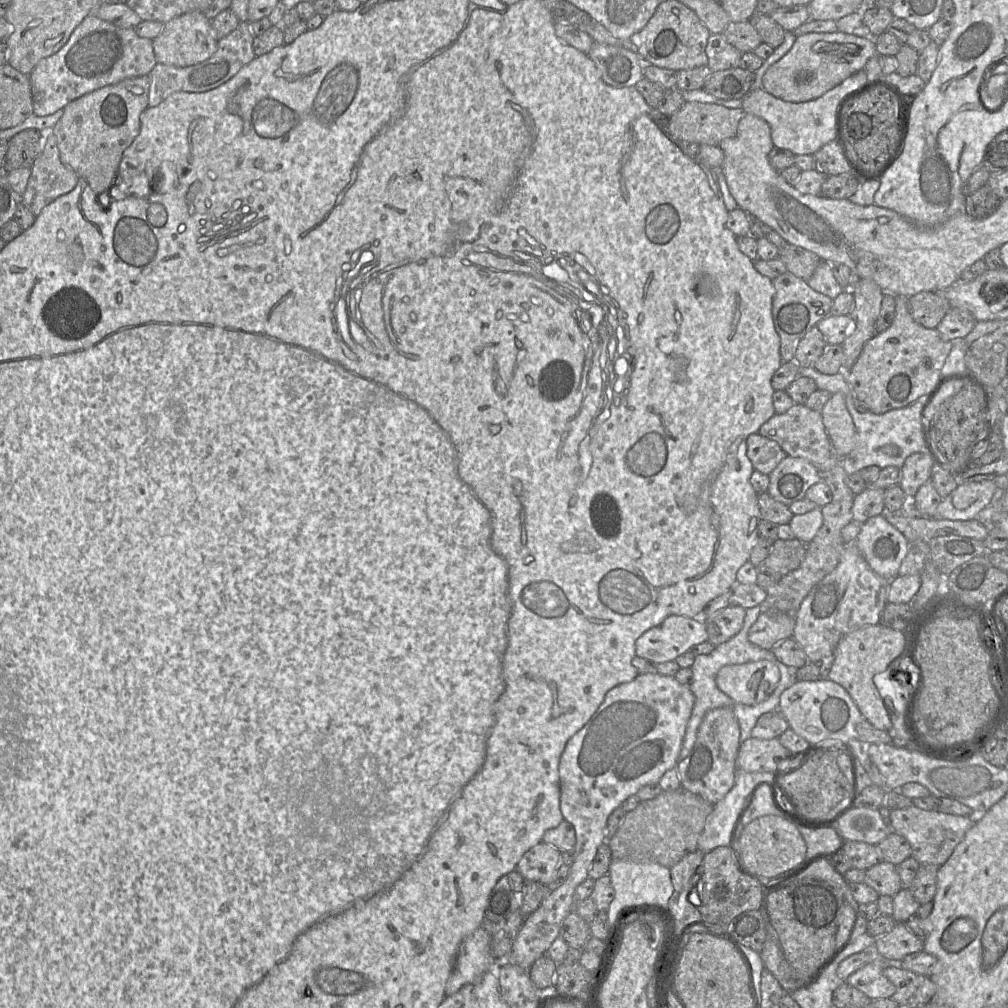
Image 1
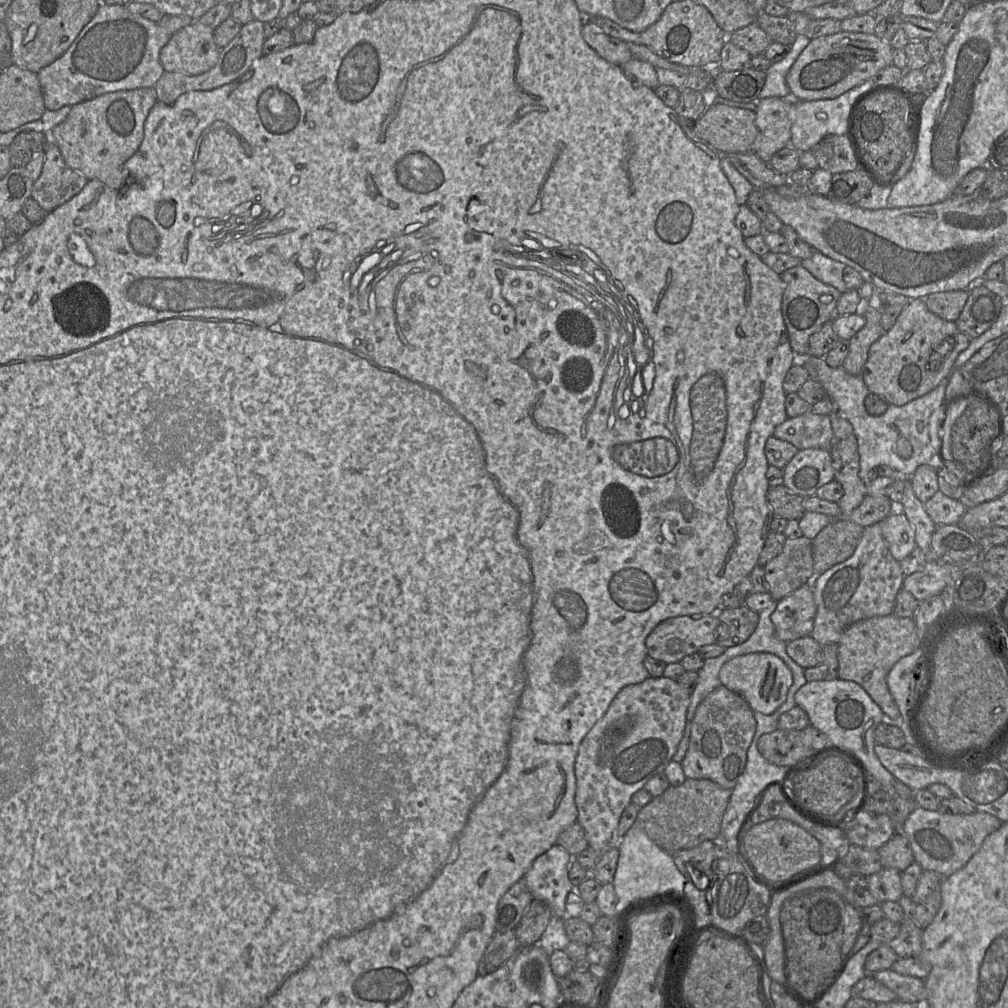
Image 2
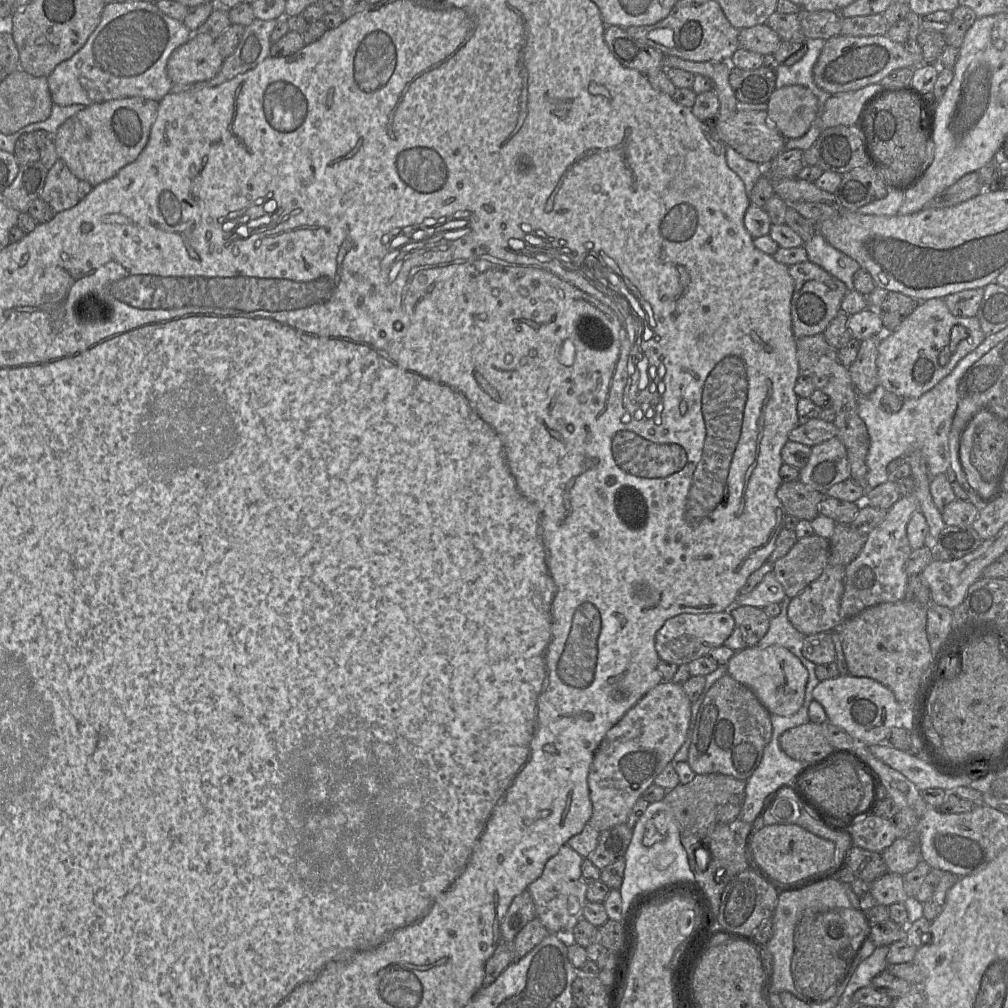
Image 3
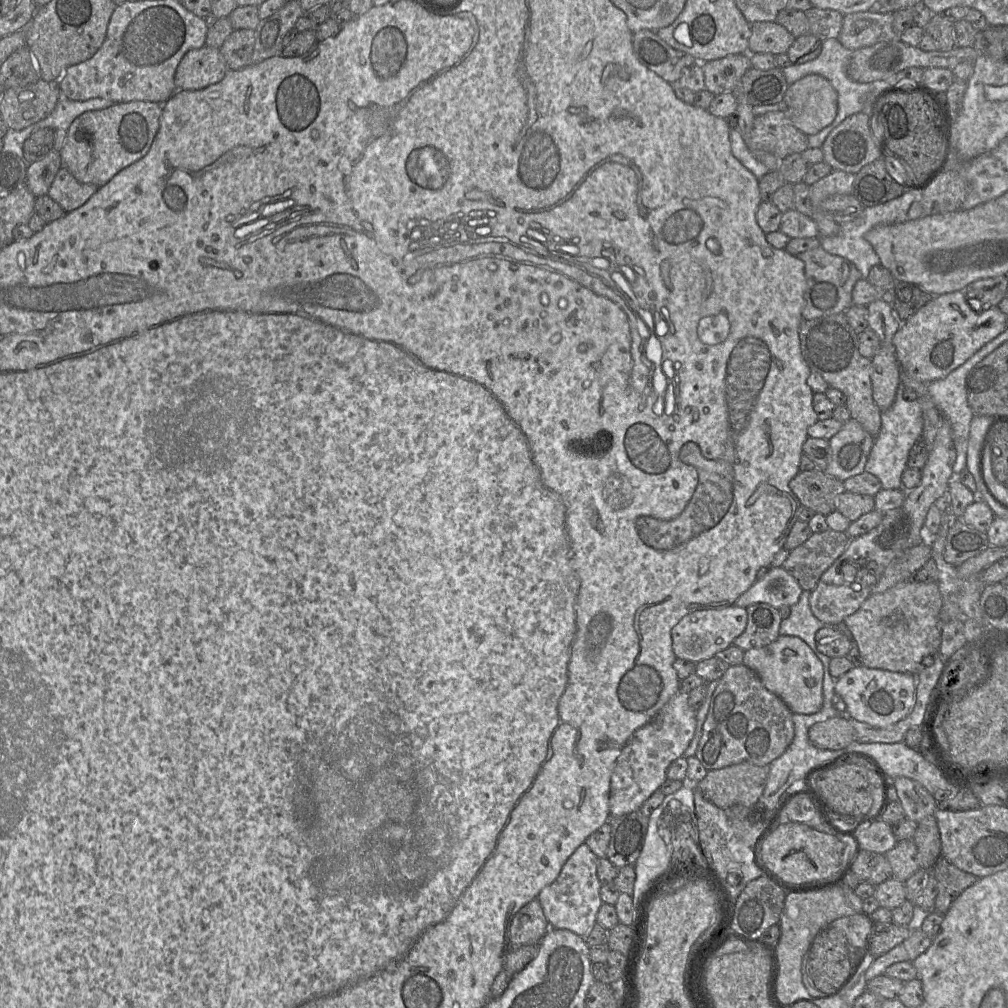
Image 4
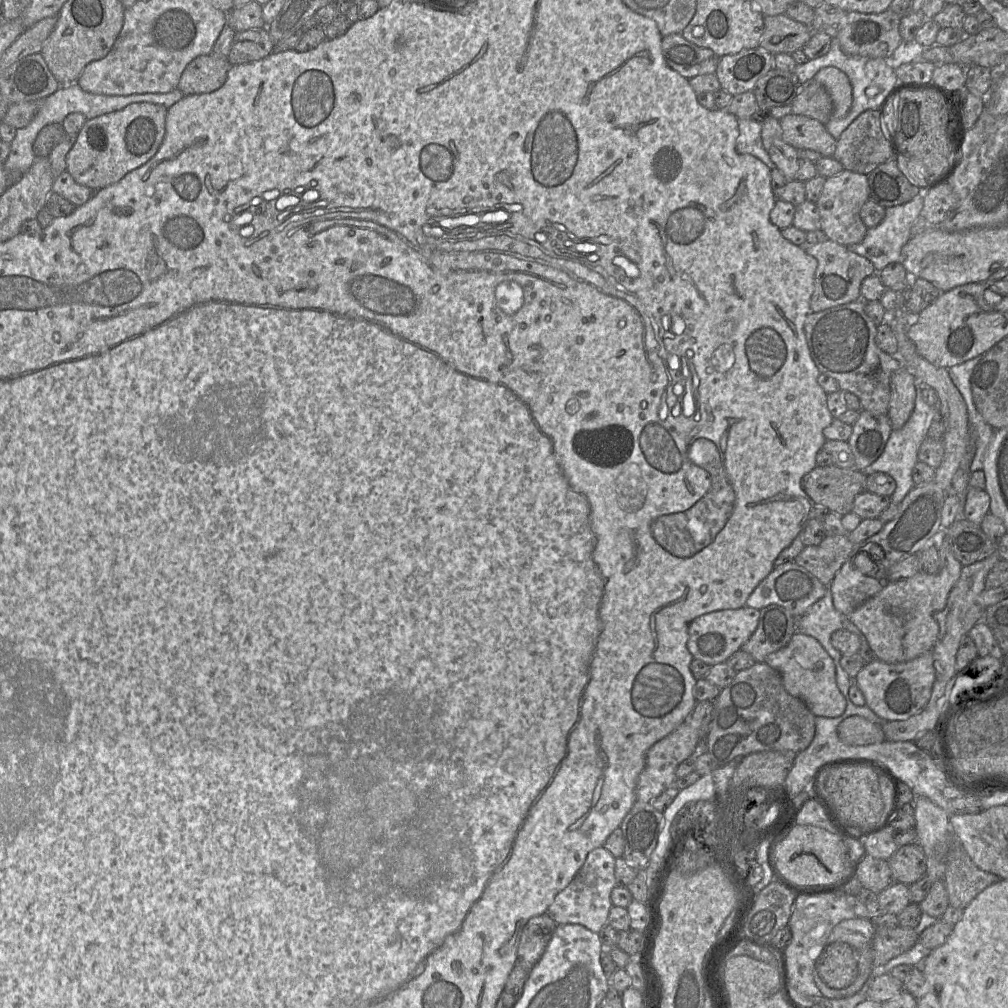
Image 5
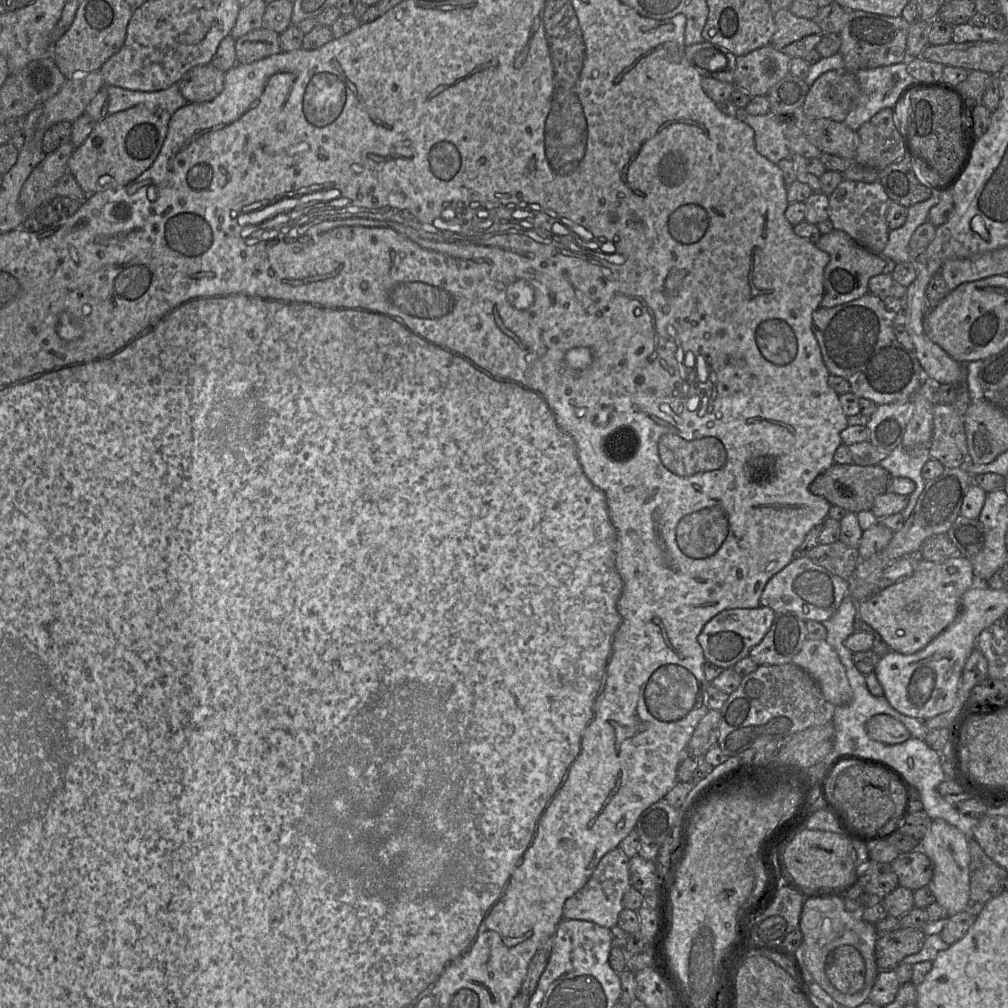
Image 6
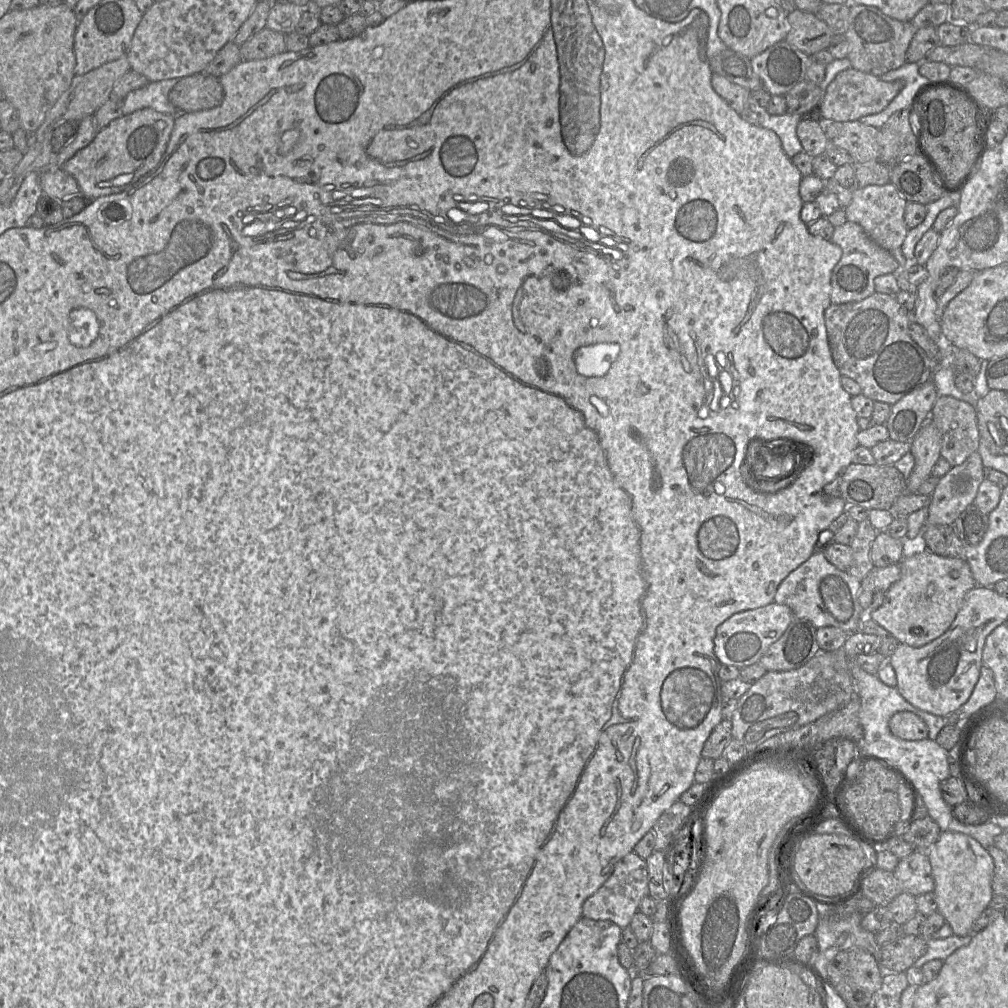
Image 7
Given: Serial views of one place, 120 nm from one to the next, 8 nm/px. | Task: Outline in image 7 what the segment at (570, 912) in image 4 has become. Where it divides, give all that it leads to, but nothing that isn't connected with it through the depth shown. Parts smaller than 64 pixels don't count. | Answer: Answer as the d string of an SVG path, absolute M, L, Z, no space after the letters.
M633 851L615 865L605 883L585 900L582 917L592 920L608 920L623 929L629 927L633 916L638 912L641 900L646 896L649 896L647 864Z

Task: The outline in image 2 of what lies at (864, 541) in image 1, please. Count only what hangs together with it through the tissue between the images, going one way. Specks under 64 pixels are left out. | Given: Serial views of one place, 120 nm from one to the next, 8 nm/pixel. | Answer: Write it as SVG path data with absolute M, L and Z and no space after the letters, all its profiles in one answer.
M891 513L881 521L881 526L891 555L902 561L916 546L914 528L903 513Z

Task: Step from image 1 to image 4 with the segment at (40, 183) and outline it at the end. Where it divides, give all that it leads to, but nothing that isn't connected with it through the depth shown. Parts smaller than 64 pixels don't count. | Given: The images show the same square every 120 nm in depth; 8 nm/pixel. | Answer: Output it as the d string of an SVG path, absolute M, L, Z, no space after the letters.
M65 167L57 172L47 195L66 212L85 204L98 190L93 184L79 182Z

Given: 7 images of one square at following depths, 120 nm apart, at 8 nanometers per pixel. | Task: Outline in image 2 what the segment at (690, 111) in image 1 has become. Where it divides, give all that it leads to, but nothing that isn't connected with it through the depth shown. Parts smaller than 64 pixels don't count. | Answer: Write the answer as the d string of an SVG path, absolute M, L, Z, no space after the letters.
M713 104L693 124L695 134L722 154L752 153L758 134L752 110Z

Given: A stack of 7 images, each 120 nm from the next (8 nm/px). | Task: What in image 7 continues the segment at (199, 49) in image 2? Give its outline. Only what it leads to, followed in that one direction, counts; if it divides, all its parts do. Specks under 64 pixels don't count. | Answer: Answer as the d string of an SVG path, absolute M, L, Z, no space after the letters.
M203 73L179 79L169 93L170 103L180 113L210 110L221 105L223 98L219 78Z

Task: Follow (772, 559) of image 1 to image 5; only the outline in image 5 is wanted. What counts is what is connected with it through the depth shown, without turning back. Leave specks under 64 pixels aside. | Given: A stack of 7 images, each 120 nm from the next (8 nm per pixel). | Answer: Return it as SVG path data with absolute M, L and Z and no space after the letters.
M826 535L818 545L805 546L793 562L828 586L852 549L853 543L848 536Z

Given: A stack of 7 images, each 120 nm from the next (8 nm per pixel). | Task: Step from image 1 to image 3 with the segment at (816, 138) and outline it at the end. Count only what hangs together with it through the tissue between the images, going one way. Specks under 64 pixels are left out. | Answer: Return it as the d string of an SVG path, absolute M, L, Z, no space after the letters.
M873 83L859 90L830 96L819 108L822 130L839 125L854 125L861 118L868 99L880 88L881 83Z

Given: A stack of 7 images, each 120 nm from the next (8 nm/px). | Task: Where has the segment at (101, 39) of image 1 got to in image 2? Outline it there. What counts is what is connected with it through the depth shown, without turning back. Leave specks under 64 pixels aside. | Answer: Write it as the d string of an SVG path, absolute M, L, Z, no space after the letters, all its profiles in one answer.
M101 4L68 50L37 73L46 110L74 106L110 92L154 88L165 72L160 51L170 37L157 22L131 13L126 5Z

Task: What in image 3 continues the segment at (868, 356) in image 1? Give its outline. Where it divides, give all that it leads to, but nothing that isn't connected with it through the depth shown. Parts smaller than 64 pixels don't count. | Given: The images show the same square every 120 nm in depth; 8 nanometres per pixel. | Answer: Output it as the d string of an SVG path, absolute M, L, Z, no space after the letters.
M943 298L920 301L894 331L881 335L876 361L879 385L904 399L919 397L947 376L985 338L976 316L954 316Z

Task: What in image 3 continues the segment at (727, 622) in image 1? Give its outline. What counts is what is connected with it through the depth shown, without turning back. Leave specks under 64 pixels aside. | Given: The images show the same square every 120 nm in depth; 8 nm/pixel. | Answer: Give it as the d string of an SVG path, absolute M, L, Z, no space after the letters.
M746 605L731 607L729 612L735 624L733 632L724 641L723 646L734 652L757 645L769 629L770 618L762 608Z

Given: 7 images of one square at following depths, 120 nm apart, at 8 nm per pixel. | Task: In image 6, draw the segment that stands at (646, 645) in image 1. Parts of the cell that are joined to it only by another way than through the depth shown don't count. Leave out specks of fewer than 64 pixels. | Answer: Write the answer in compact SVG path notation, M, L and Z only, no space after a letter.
M760 606L757 608L733 608L724 610L709 620L697 637L707 661L722 668L732 667L736 662L749 656L750 650L759 644L769 631L775 612Z

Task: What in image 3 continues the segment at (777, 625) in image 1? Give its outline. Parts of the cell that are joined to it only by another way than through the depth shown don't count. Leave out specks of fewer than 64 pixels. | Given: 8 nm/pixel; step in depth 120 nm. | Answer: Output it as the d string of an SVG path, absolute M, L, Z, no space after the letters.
M827 565L819 578L791 598L787 608L787 616L796 630L809 636L821 632L832 632L839 626L841 623L840 604L844 591L844 574L844 565Z

